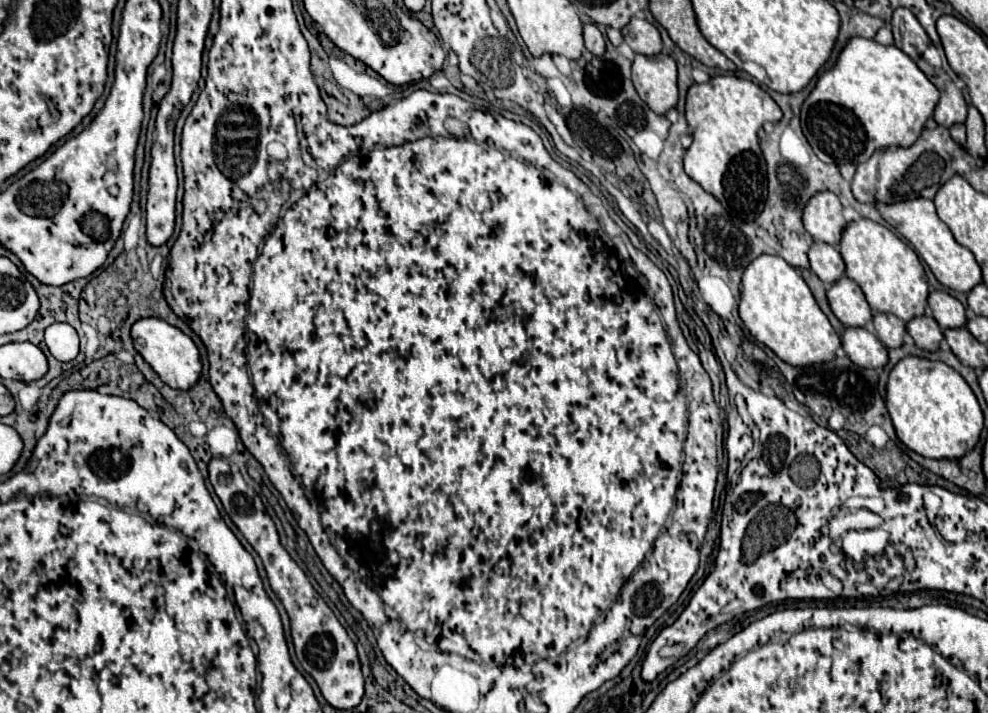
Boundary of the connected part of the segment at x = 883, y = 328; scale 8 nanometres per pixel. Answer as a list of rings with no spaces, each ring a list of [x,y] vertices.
[[[877,312],[873,314],[873,328],[879,340],[887,348],[899,348],[901,346],[901,336],[905,334],[905,322],[899,320],[895,314],[887,312]]]

